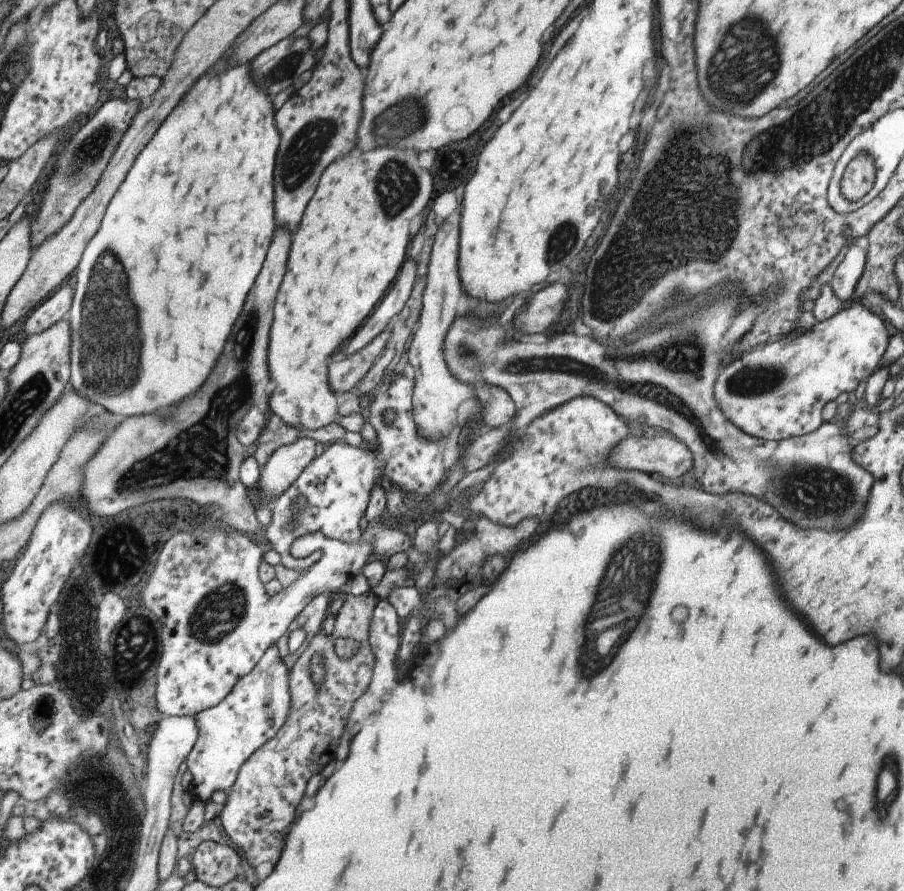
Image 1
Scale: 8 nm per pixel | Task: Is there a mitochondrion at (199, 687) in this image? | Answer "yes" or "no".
no

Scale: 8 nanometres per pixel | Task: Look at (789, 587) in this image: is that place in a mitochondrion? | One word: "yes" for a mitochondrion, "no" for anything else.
no

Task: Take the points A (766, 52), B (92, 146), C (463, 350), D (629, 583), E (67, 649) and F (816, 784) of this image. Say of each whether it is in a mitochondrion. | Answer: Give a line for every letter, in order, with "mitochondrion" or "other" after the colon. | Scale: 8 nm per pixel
A: mitochondrion
B: mitochondrion
C: mitochondrion
D: mitochondrion
E: mitochondrion
F: other

